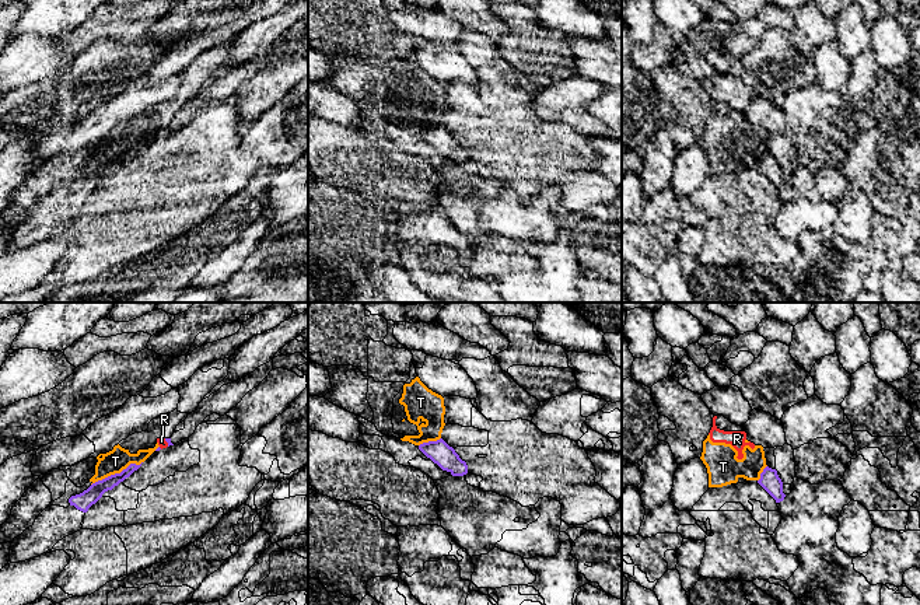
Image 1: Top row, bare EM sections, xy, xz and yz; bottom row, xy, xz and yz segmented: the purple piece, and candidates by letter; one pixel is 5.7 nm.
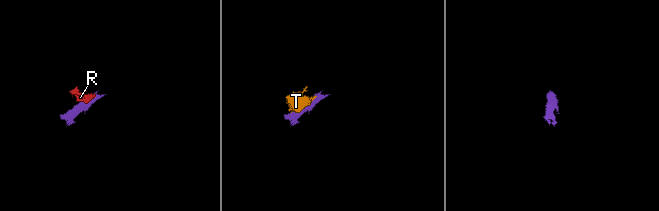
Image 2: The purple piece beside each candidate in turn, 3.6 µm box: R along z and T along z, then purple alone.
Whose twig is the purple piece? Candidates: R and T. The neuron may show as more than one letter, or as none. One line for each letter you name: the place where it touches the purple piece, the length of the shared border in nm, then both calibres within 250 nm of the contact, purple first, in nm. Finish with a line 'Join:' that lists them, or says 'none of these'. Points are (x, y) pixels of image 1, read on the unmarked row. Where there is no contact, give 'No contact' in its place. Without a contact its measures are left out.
Join: none of these

